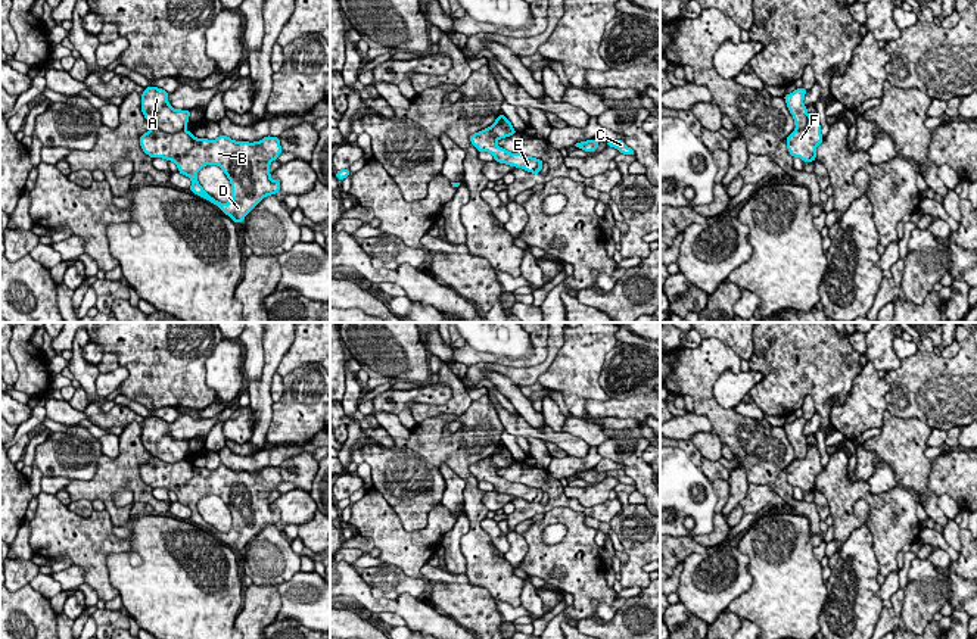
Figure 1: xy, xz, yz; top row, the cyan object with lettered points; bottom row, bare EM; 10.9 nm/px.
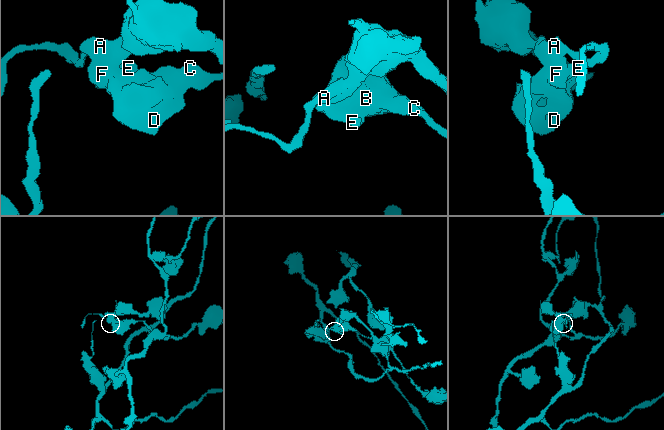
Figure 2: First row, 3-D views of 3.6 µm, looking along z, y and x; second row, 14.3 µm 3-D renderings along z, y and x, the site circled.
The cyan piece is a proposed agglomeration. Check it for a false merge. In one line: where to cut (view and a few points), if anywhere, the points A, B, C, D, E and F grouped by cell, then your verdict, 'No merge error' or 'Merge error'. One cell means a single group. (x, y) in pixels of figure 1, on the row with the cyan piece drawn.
Split along xy (152, 125), (170, 133), (184, 130). Groups: A / B C D E F. Merge error

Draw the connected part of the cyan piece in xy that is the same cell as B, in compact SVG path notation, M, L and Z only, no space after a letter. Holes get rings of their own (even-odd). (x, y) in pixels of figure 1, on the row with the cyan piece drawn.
M150 127L147 133L140 135L141 150L150 158L162 158L177 165L178 172L190 178L190 191L217 205L236 224L243 222L245 216L267 196L280 191L280 180L273 180L268 171L273 160L283 153L279 137L267 135L259 141L236 141L220 134L215 140L197 138L193 133L183 130L180 133L164 133L156 127ZM206 165L217 165L223 169L231 184L231 199L221 203L209 196L197 181L197 172Z

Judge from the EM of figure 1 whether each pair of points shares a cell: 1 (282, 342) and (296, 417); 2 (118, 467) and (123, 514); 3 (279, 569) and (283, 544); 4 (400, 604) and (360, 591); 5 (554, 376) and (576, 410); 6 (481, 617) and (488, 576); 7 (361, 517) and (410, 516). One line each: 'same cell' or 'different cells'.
1: different cells
2: same cell
3: same cell
4: same cell
5: same cell
6: different cells
7: different cells

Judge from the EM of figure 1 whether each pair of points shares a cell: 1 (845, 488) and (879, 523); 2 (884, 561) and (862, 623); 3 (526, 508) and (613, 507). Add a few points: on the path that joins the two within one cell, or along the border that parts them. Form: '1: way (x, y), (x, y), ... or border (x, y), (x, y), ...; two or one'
1: way (856, 491), (864, 492), (879, 507), (879, 511); one
2: border (871, 538), (880, 572); two
3: way (548, 505), (569, 502), (591, 511); one

